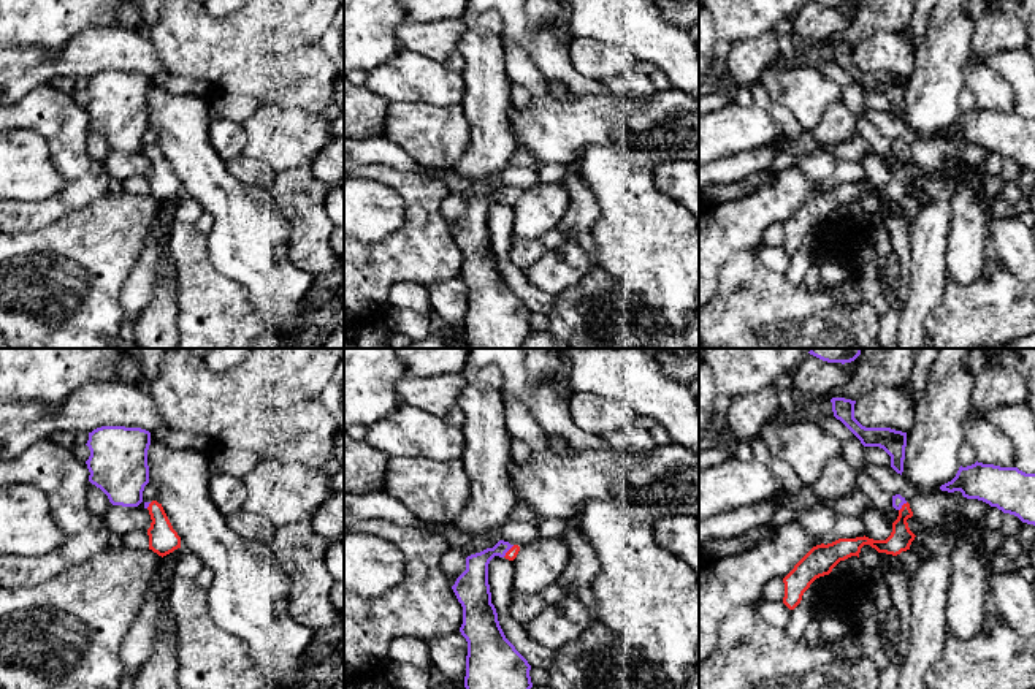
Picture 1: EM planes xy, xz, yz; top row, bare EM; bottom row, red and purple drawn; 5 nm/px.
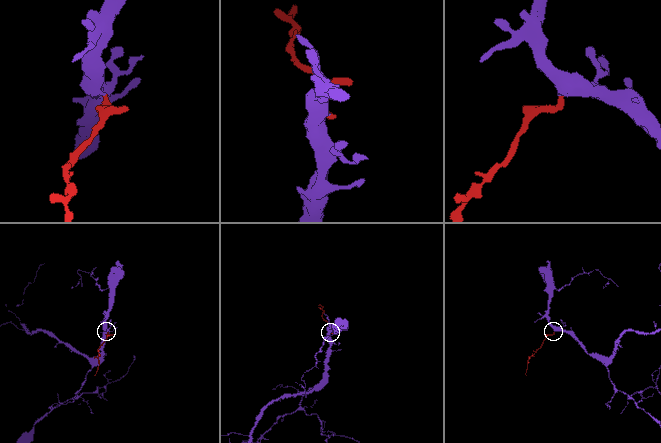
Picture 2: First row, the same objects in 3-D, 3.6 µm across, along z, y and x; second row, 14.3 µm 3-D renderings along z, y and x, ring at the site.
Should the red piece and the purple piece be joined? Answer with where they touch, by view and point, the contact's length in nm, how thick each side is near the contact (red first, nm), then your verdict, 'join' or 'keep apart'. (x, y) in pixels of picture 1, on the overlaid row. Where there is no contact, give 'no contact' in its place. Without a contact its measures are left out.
contact xz (507, 551); length 90 nm; calibres 60 and 160 nm; join

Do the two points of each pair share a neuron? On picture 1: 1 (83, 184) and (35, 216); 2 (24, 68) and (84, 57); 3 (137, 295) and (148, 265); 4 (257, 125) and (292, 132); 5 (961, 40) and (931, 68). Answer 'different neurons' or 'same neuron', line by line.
1: same neuron
2: same neuron
3: same neuron
4: same neuron
5: same neuron

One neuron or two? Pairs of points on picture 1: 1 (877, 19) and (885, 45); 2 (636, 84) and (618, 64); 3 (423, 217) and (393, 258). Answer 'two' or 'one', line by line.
1: two
2: two
3: one

